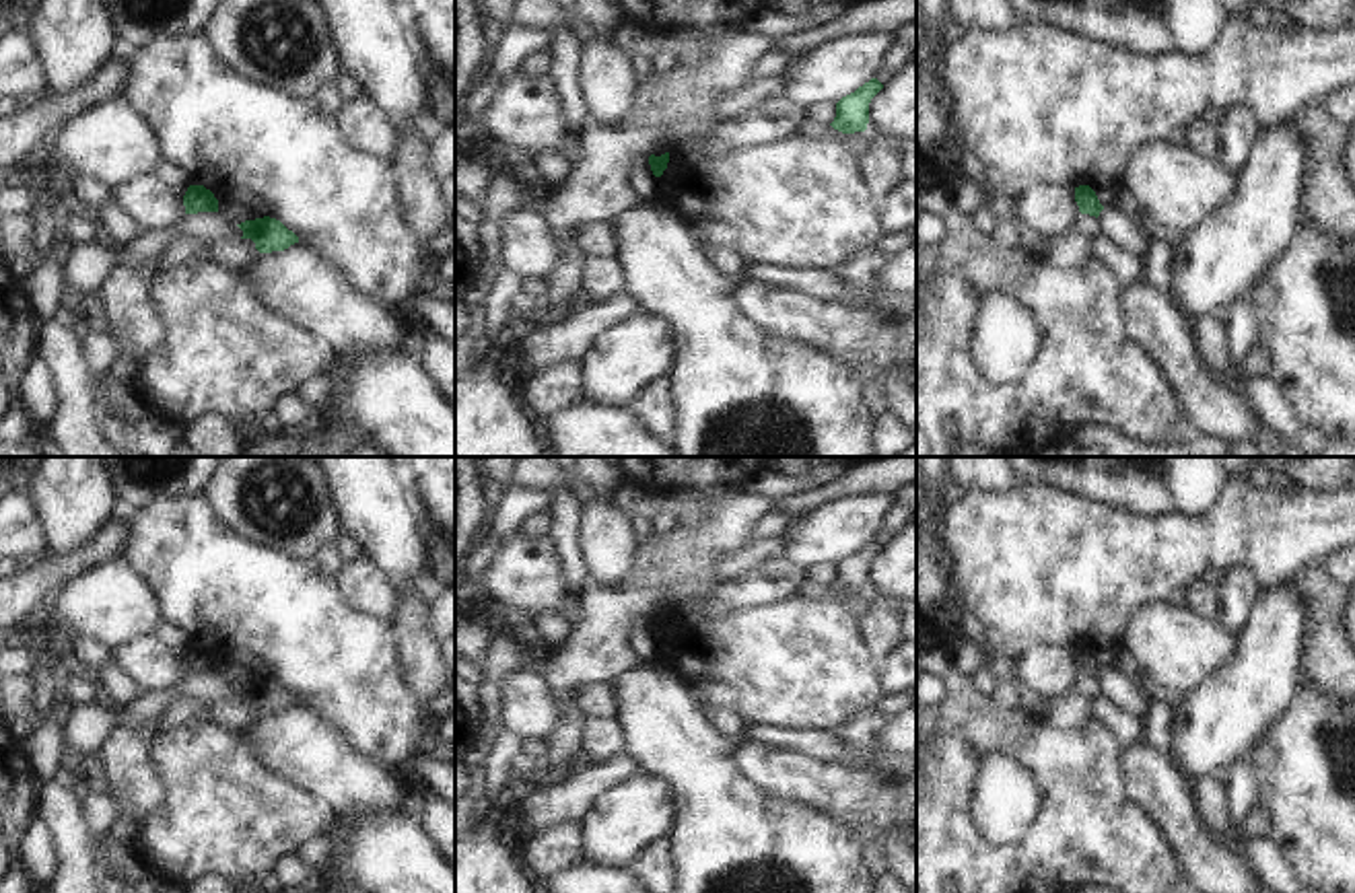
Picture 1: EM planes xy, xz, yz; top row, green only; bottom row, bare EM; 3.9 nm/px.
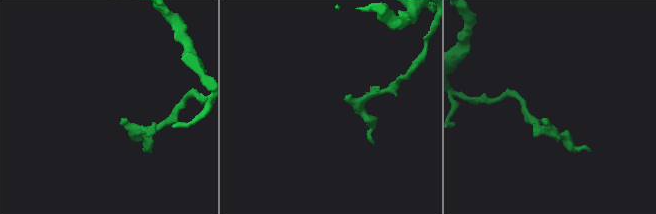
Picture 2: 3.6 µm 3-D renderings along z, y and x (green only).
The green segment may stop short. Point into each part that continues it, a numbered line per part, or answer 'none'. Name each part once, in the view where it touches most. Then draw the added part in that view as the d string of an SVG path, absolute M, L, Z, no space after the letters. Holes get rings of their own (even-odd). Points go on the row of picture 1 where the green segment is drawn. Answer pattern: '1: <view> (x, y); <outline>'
none

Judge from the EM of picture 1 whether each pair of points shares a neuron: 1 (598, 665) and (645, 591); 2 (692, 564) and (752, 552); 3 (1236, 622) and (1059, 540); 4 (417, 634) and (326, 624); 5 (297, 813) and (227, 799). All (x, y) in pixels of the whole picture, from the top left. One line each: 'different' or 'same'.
1: same
2: different
3: different
4: different
5: same

